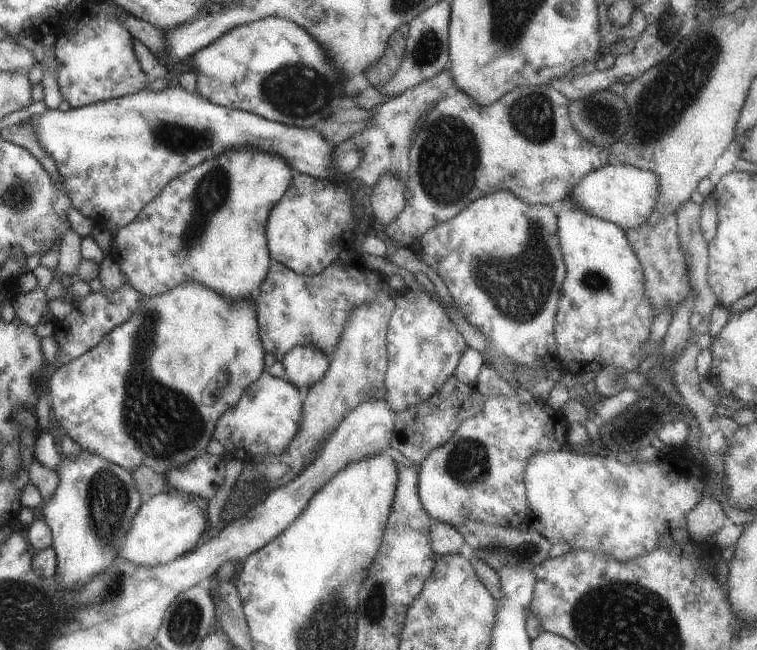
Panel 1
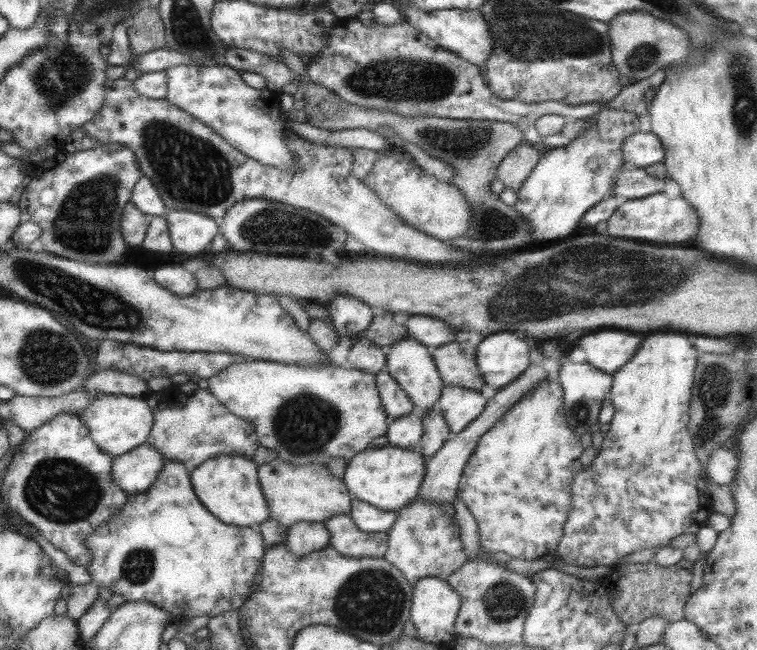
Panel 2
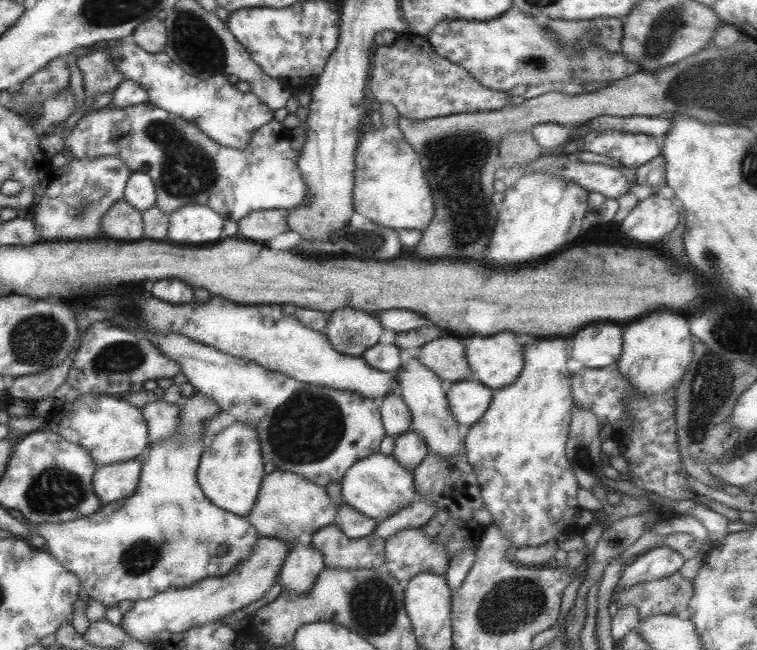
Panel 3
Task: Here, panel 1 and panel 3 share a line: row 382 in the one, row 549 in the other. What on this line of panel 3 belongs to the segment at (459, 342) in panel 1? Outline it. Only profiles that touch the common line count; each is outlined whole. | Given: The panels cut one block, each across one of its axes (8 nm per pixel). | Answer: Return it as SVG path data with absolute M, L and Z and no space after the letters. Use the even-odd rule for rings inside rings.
M421 528L403 530L386 540L388 572L402 583L423 572L444 576L449 562L446 549L430 540Z

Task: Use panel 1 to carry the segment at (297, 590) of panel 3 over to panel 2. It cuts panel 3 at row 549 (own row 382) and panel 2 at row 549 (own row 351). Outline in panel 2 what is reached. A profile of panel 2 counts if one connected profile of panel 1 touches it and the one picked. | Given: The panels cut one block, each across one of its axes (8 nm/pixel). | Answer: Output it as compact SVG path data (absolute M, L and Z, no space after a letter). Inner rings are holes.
M296 522L288 527L285 543L294 555L310 553L328 547L330 534L325 523Z

